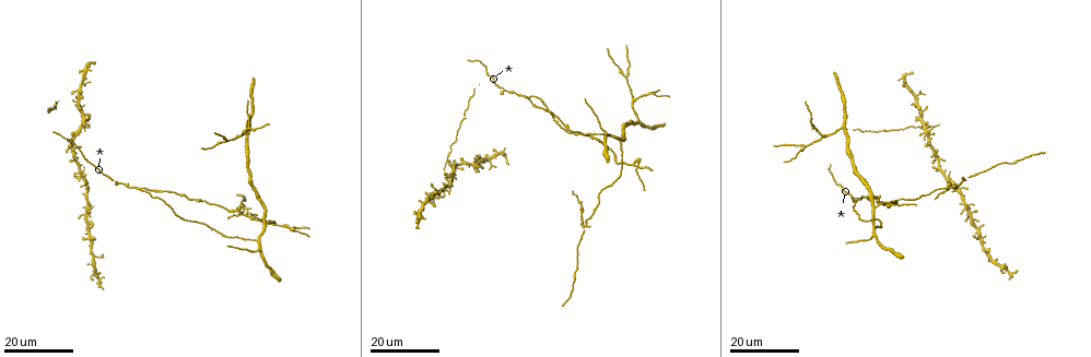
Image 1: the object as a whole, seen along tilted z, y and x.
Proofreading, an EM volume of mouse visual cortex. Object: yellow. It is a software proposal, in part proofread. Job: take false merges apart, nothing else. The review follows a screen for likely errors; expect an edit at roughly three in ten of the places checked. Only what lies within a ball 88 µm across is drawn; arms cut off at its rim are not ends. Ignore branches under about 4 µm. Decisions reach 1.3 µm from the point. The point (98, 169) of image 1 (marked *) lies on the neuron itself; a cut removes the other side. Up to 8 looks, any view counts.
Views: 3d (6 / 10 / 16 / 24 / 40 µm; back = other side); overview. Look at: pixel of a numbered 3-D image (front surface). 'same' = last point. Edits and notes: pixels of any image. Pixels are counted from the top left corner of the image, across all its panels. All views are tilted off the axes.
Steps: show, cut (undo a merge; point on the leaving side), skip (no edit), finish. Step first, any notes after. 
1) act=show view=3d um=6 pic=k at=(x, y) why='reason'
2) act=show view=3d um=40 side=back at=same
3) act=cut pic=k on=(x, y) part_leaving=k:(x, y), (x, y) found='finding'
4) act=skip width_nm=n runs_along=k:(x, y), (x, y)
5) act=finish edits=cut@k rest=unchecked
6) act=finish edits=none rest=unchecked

act=show view=3d um=16 pic=1 at=(803, 144) why='two arms in line, one across'

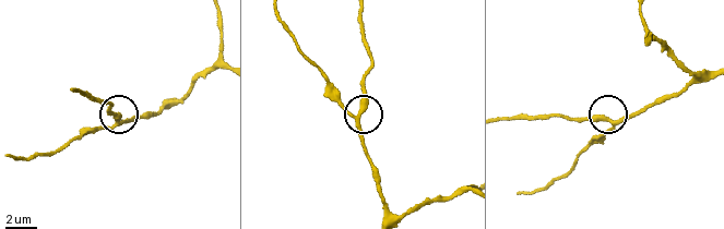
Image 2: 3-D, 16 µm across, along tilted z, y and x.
act=show view=3d um=6 pic=2 at=(610, 119)

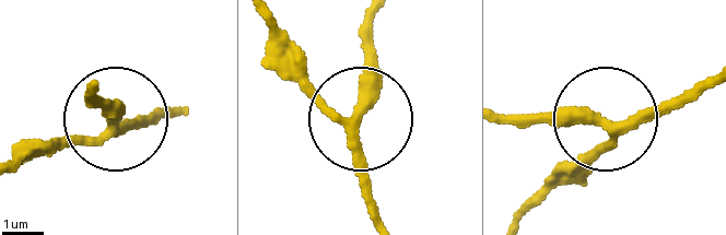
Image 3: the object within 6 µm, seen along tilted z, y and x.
act=show view=3d um=6 side=back pic=3 at=(600, 124) why='from behind'

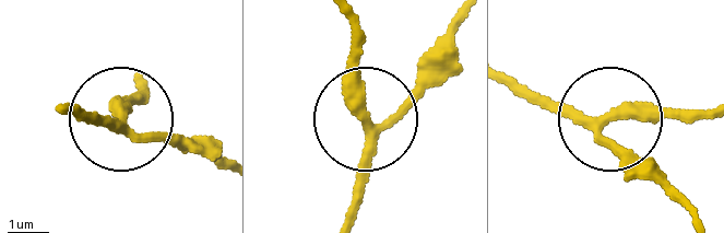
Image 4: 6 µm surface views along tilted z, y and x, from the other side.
act=skip runs_along=4:(343, 222), (359, 167), (359, 18) found='one neuron here'

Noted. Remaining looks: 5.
act=show view=3d um=16 pic=1 at=(648, 93) why='arms part here'

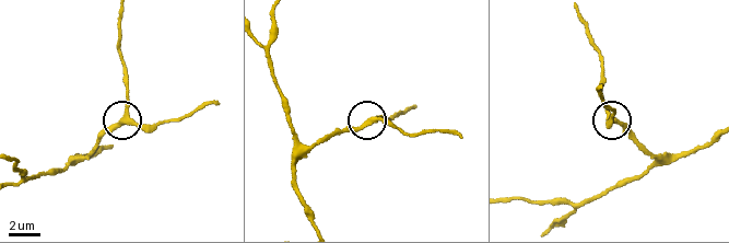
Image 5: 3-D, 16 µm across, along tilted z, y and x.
act=show view=3d um=6 pic=5 at=(128, 117)

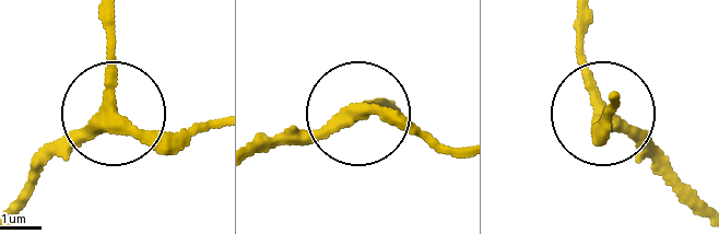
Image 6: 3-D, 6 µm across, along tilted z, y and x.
act=skip width_nm=290 found='one neuron here'

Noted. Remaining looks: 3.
act=show view=3d um=16 pic=1 at=(873, 237) why='three arms meet'

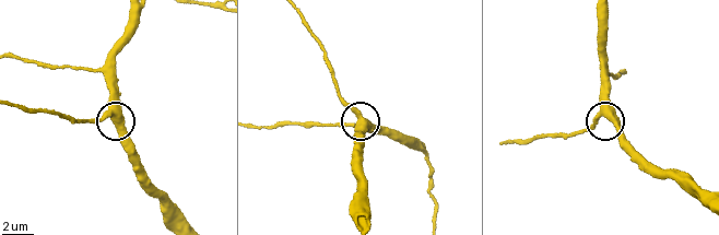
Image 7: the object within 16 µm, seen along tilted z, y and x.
act=show view=3d um=6 pic=7 at=(602, 113)

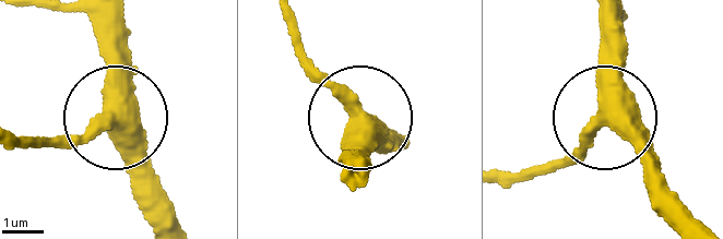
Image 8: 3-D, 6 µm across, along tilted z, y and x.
act=skip width_nm=490 found='continuous, no second neuron'

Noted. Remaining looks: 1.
act=finish edits=none rest=unchecked

